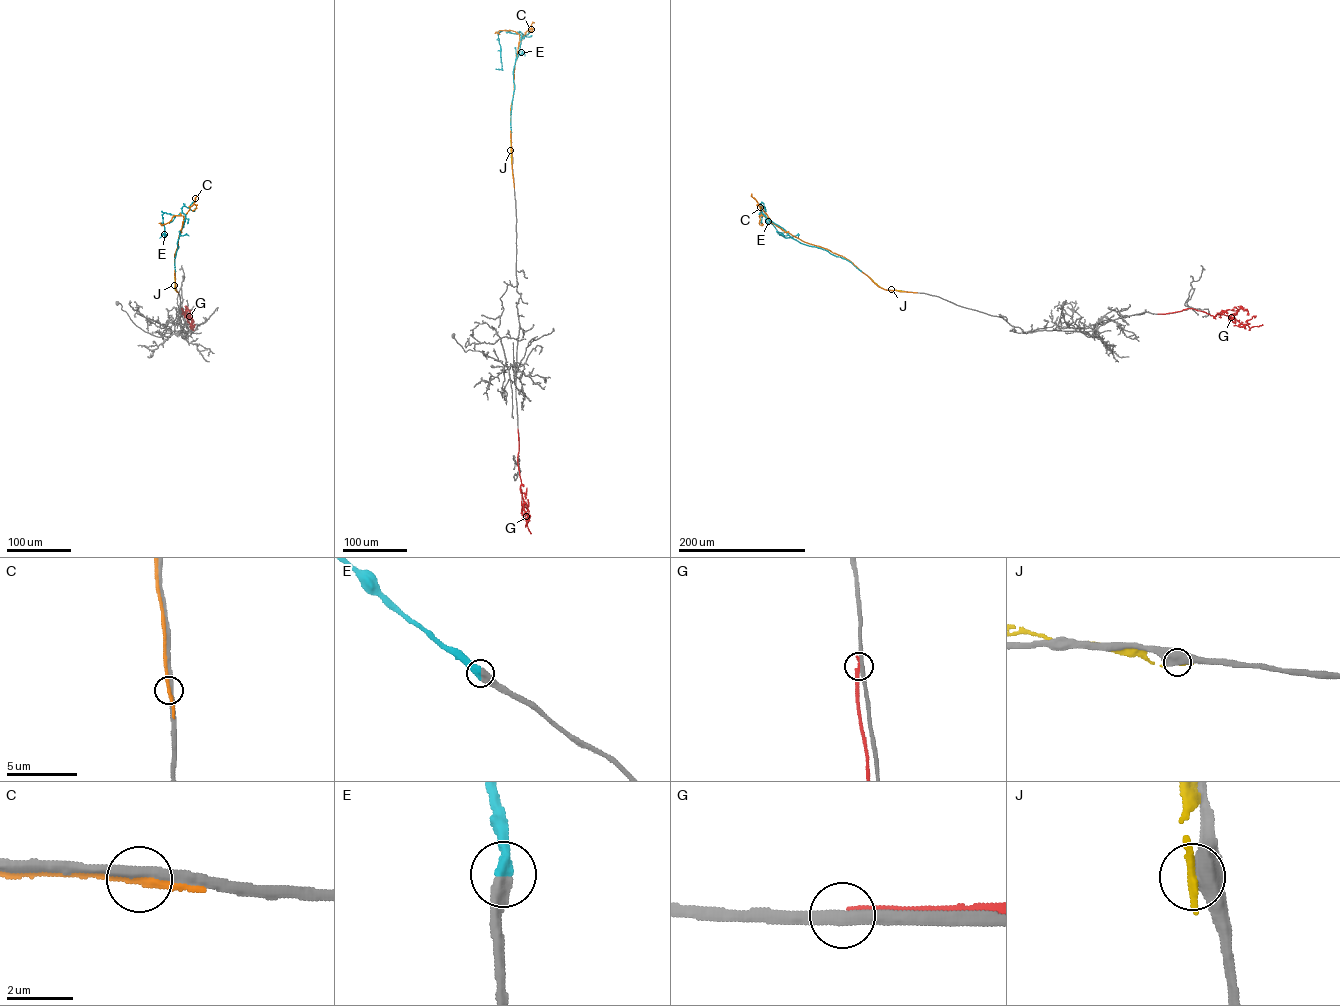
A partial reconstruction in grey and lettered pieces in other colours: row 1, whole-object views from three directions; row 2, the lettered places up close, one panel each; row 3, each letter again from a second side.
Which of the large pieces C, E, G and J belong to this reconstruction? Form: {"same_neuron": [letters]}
{"same_neuron": ["E"]}

